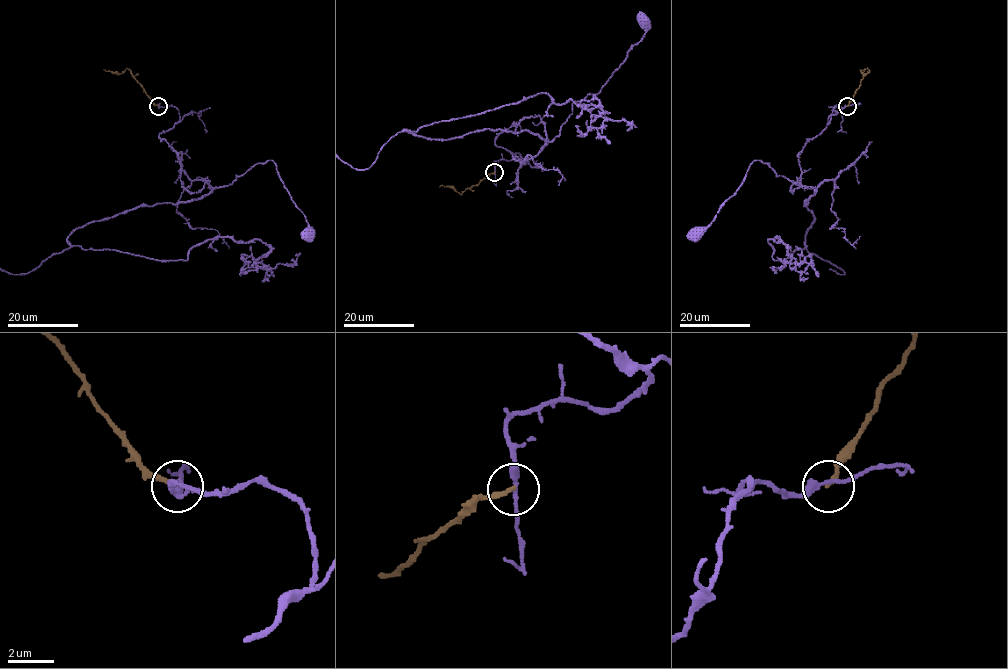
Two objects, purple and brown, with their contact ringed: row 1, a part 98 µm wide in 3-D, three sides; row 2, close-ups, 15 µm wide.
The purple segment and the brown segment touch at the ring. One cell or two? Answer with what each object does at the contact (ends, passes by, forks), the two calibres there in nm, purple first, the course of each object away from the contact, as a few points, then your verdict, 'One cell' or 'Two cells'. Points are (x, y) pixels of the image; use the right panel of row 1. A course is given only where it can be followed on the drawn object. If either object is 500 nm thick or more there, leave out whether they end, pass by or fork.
At the ring purple passes by. At the ring brown ends. Thickness 240 nm (purple) against 190 nm. Course of purple: (848, 105), (835, 105), (798, 154), (801, 181), (791, 192), (795, 183), (816, 188), (755, 160), (695, 233). Course of brown: (848, 106), (861, 83), (862, 72), (869, 70), (862, 73), (862, 69). Two cells

